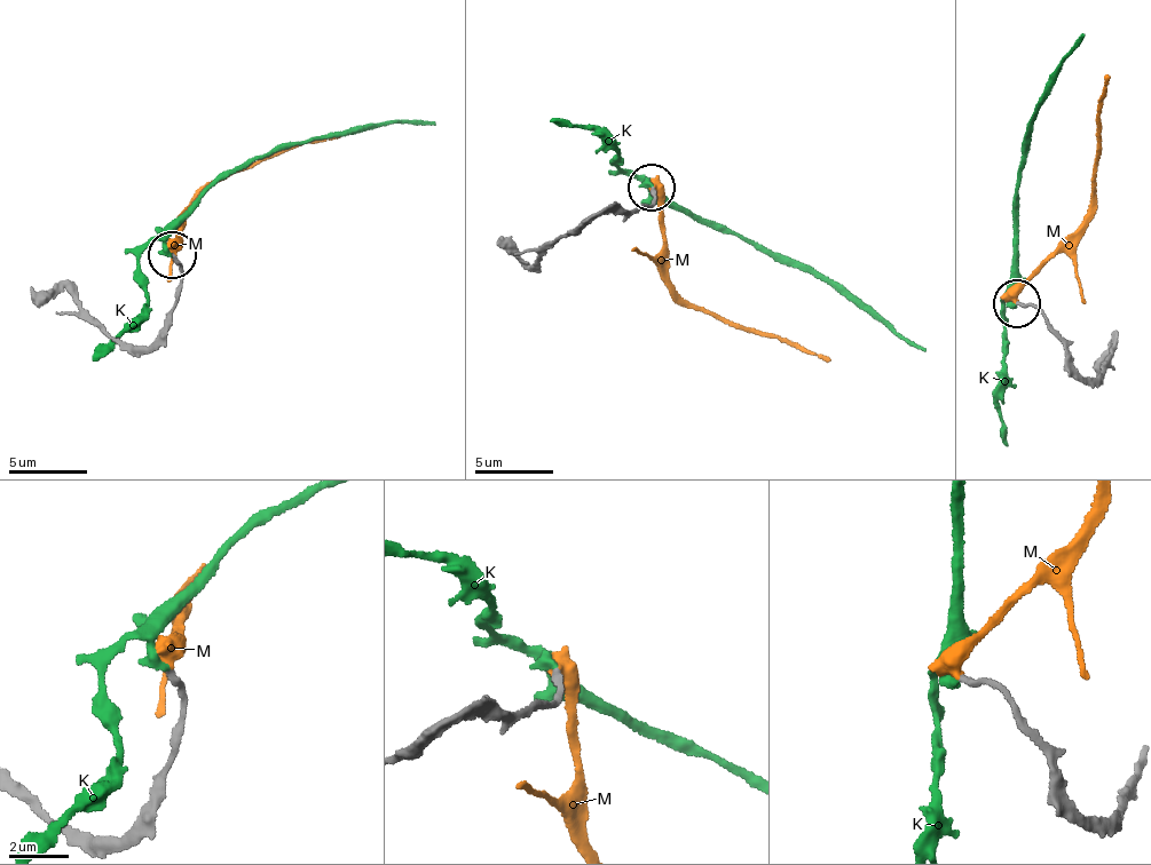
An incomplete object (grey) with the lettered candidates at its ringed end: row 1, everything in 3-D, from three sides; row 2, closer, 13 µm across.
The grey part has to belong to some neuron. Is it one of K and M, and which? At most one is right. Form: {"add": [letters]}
{"add": ["K"]}

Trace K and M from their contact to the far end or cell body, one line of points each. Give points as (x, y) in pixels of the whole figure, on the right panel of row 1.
K: (1015, 303), (1008, 299), (1017, 179), (1050, 71), (1086, 33)
M: (1019, 300), (1019, 288), (1080, 225), (1087, 205), (1095, 124), (1108, 76)

